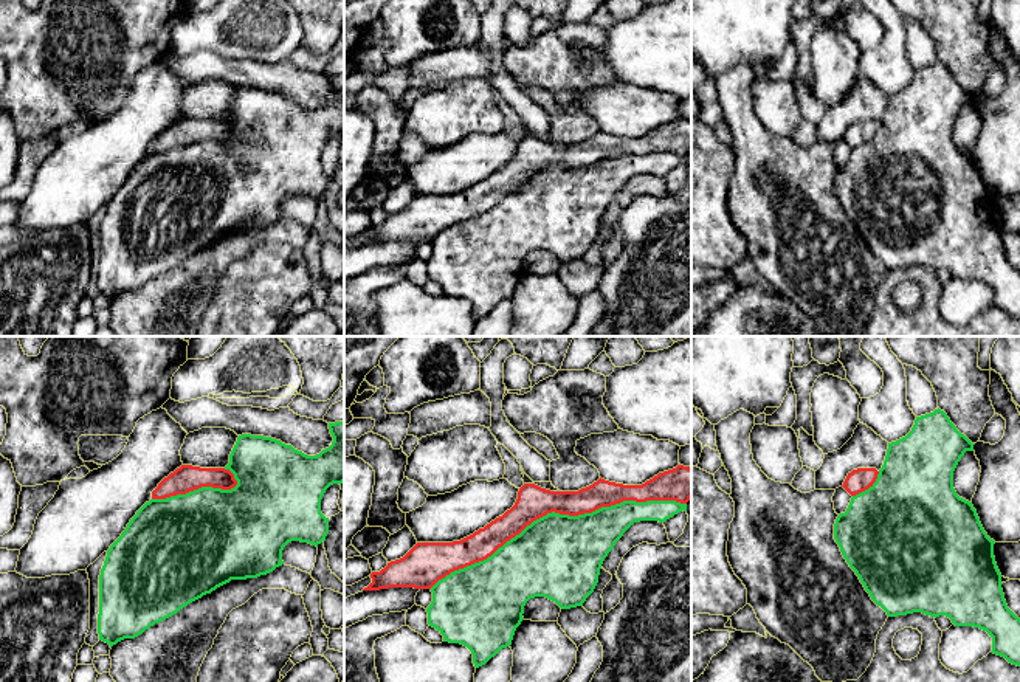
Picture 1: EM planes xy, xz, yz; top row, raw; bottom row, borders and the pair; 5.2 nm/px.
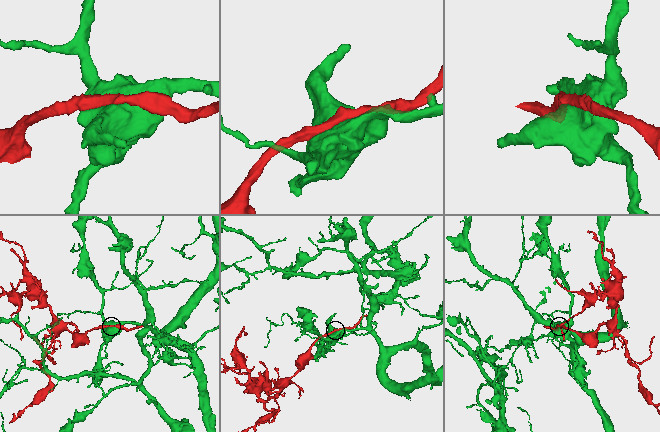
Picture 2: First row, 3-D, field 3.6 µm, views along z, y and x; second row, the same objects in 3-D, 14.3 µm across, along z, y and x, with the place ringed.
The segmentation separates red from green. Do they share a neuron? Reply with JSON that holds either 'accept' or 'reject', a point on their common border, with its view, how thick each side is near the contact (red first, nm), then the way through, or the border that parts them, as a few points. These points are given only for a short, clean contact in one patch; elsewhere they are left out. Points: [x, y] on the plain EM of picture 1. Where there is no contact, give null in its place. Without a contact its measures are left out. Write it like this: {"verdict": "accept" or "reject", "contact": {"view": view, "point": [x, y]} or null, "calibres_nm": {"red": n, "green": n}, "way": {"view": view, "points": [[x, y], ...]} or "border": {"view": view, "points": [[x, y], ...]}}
{"verdict": "reject", "contact": {"view": "xz", "point": [557, 165]}, "calibres_nm": {"red": 170, "green": 440}}

